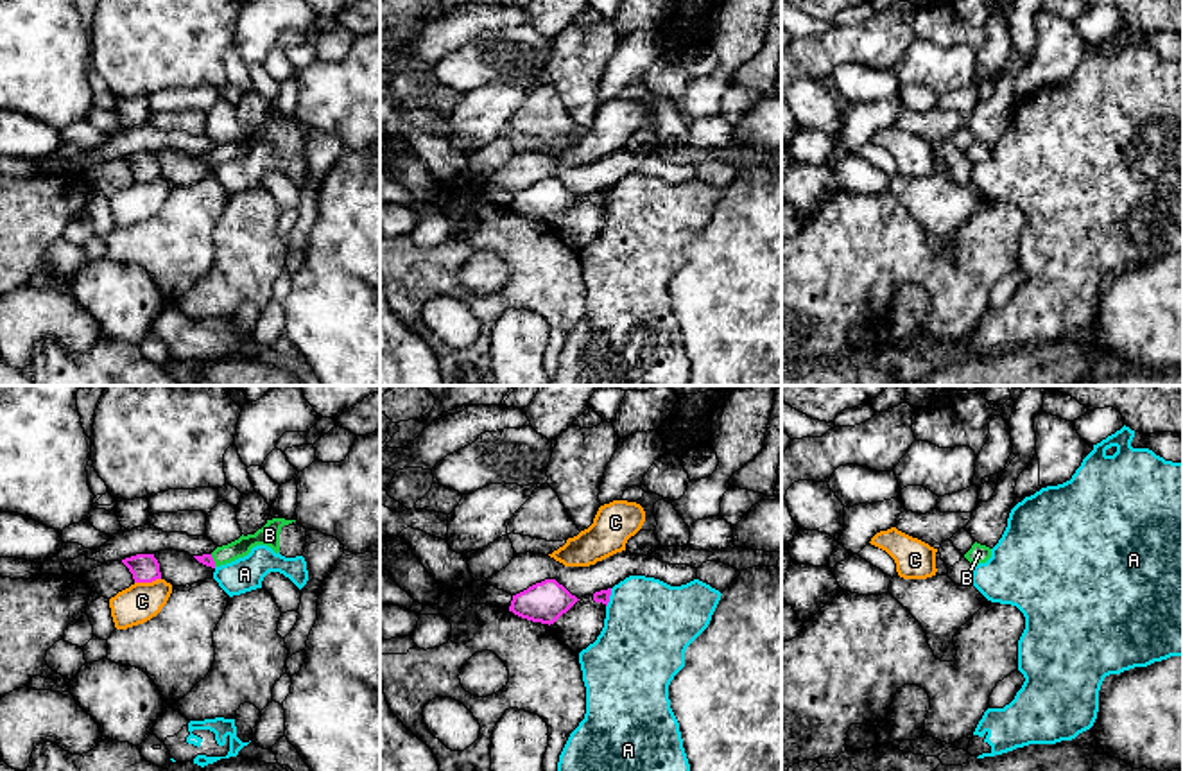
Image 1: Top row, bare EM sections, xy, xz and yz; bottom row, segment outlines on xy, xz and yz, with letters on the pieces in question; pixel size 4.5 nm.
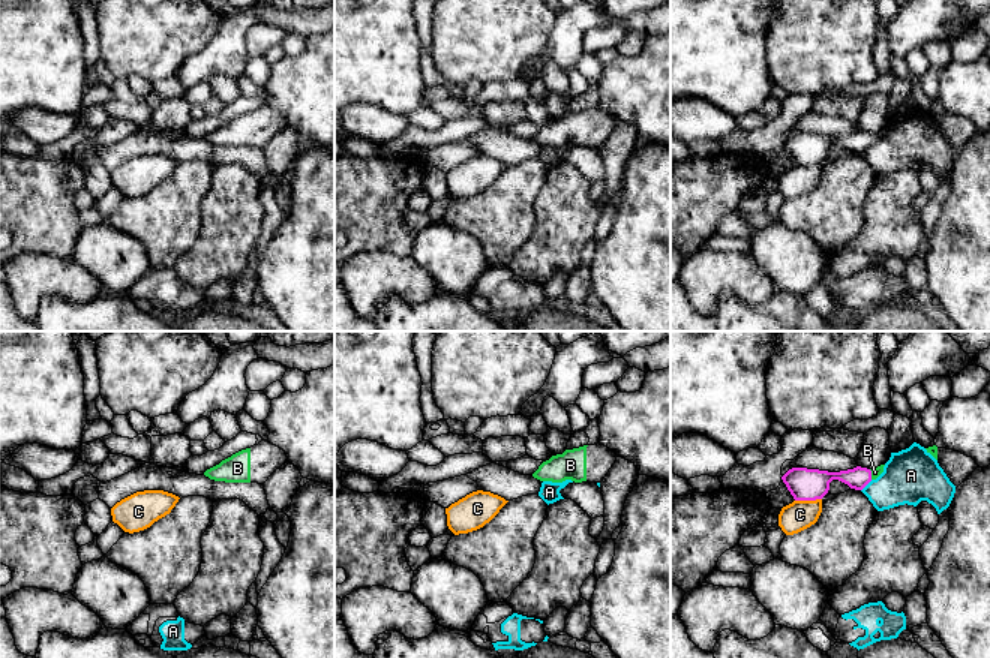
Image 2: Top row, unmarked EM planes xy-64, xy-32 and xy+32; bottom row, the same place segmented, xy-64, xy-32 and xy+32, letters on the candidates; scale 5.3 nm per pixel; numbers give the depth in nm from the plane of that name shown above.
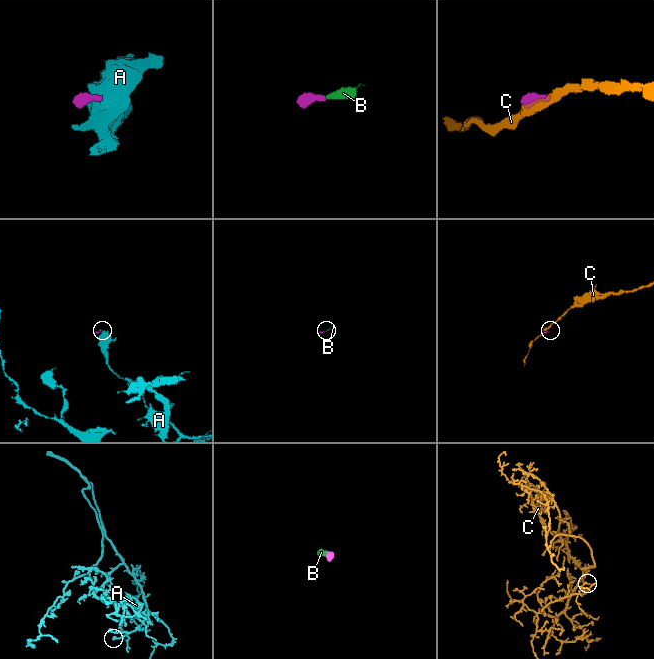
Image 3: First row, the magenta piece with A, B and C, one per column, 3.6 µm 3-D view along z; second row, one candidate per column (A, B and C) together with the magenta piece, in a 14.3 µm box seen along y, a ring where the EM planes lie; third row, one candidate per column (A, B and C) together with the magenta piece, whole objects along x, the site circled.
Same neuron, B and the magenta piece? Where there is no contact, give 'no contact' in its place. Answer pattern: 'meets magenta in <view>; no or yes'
meets magenta in xy; yes

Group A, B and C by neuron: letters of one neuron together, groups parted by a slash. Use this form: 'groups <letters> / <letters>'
groups A / B / C

